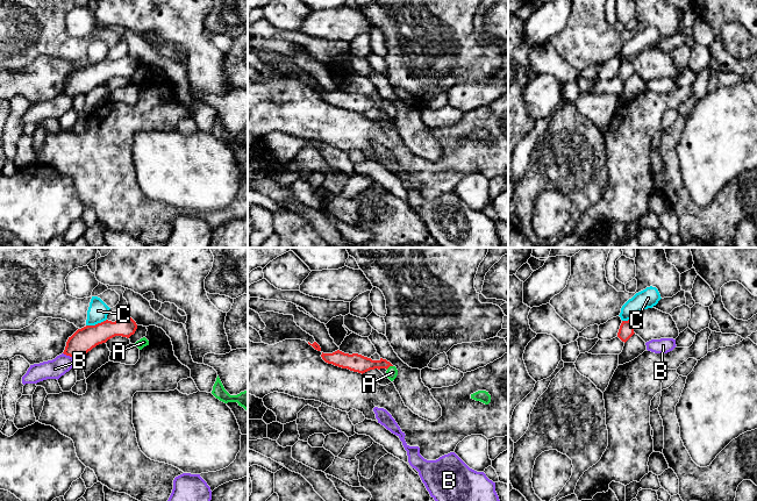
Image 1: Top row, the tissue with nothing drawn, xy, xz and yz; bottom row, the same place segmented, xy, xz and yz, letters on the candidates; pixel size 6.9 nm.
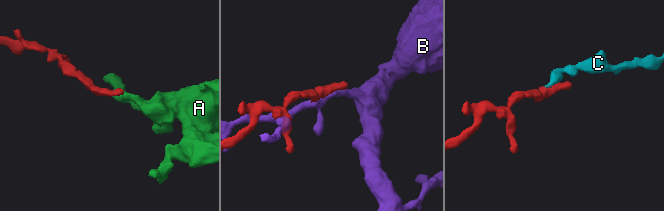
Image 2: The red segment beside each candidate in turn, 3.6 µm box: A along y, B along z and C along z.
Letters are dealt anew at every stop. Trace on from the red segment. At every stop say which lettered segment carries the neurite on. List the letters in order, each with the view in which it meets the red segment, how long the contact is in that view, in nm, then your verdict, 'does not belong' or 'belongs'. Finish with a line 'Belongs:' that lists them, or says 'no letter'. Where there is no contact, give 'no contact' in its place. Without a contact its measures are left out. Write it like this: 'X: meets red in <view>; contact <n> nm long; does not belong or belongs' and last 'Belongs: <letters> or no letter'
A: meets red in xz; contact 50 nm long; belongs
B: meets red in xy; contact 80 nm long; does not belong
C: meets red in xy; contact 150 nm long; does not belong
Belongs: A

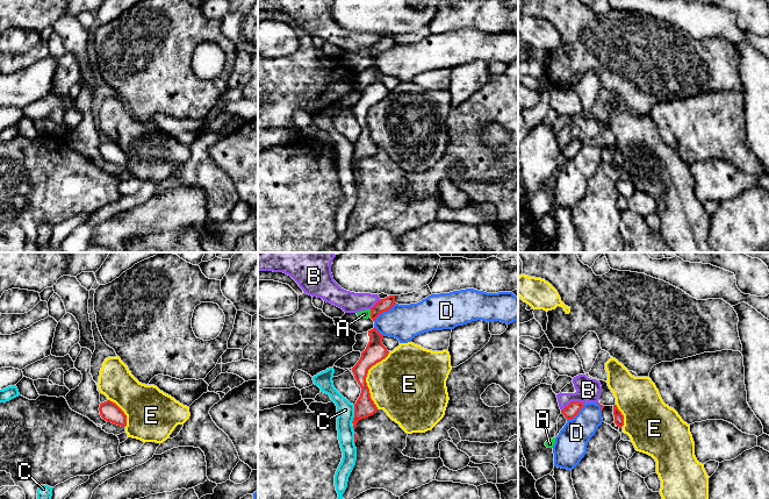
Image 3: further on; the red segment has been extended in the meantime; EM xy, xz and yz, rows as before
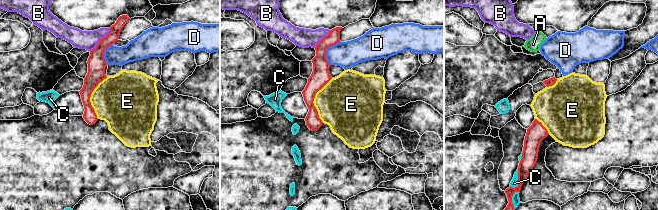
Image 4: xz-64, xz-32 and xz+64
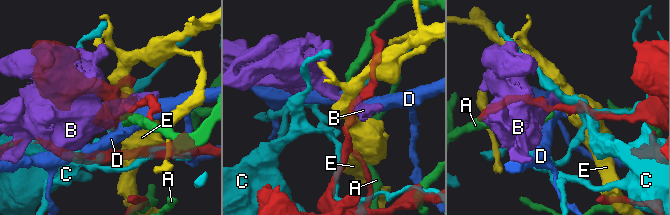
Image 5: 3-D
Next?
A: meets red in xz; contact 60 nm long; does not belong
B: meets red in yz; contact 170 nm long; does not belong
C: meets red in xz; contact 130 nm long; does not belong
D: meets red in xz; contact 200 nm long; does not belong
E: meets red in xz; contact 400 nm long; does not belong
Belongs: no letter

